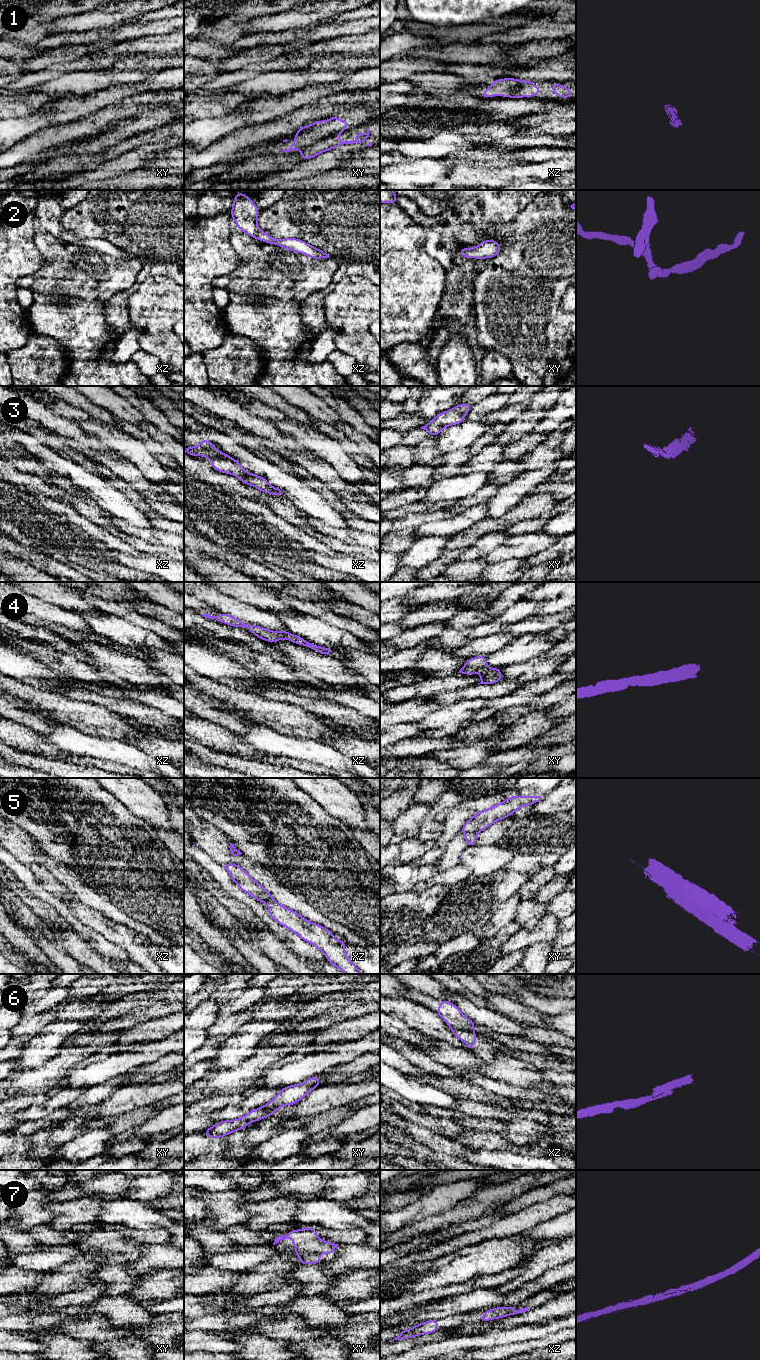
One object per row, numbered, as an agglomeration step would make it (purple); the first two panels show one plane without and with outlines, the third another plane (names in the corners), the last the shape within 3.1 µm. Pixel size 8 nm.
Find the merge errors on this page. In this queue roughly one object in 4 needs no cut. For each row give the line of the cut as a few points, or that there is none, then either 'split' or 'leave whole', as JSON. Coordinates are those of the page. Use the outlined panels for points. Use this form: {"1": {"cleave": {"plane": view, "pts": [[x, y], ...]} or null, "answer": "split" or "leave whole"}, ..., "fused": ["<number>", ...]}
{"1": {"cleave": {"plane": "xy", "pts": [[338, 132], [328, 135], [301, 150]]}, "answer": "split"}, "2": {"cleave": null, "answer": "leave whole"}, "3": {"cleave": null, "answer": "leave whole"}, "4": {"cleave": null, "answer": "leave whole"}, "5": {"cleave": {"plane": "xy", "pts": [[475, 832], [461, 833]]}, "answer": "split"}, "6": {"cleave": {"plane": "xz", "pts": [[449, 1025], [455, 1028], [472, 1030]]}, "answer": "split"}, "7": {"cleave": null, "answer": "leave whole"}, "fused": ["1", "5", "6"]}

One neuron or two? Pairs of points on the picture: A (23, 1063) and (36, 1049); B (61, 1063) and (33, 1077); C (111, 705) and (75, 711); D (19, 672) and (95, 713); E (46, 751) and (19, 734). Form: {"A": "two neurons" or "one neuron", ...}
{"A": "one neuron", "B": "one neuron", "C": "two neurons", "D": "two neurons", "E": "one neuron"}

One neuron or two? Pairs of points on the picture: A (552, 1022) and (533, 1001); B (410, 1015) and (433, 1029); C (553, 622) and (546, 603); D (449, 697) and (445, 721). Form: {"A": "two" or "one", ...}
{"A": "two", "B": "one", "C": "two", "D": "two"}

